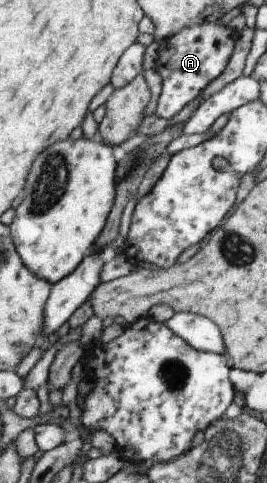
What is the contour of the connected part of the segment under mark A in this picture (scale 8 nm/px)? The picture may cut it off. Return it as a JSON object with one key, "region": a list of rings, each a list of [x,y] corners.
{"region":[[[201,21],[196,25],[179,29],[163,43],[160,43],[154,67],[161,77],[161,92],[154,109],[155,116],[171,118],[189,100],[193,100],[195,96],[199,95],[209,82],[217,78],[223,72],[223,68],[233,52],[237,34],[238,32],[233,28],[218,26],[216,22]]]}

